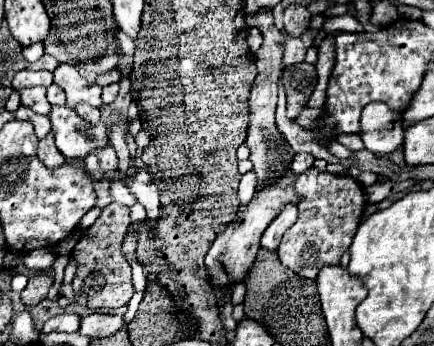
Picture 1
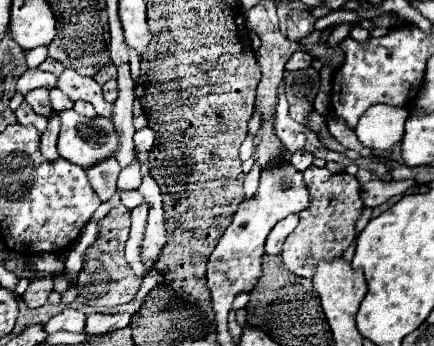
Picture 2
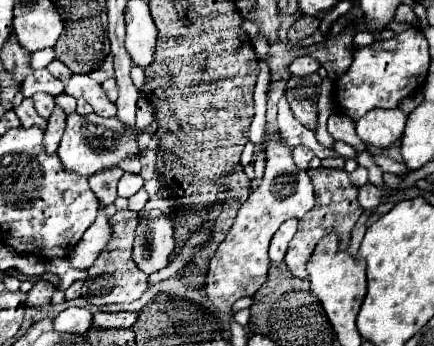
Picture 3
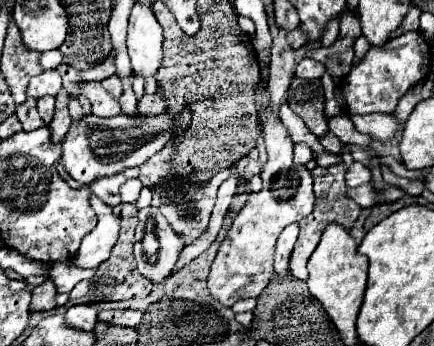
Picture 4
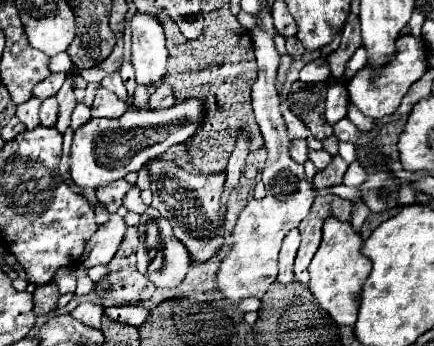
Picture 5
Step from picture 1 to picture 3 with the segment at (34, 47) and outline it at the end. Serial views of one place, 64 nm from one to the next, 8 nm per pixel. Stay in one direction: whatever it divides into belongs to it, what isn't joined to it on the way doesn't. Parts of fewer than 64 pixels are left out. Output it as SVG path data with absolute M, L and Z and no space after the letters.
M44 48L44 50L36 50L32 52L32 68L44 68L48 62L52 62L54 58L54 50L52 48Z

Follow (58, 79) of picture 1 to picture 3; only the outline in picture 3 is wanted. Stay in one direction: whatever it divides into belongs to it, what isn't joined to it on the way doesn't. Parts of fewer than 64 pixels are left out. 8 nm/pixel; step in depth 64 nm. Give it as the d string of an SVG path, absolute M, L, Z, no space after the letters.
M72 74L64 84L64 92L74 98L84 98L98 116L116 116L116 106L108 100L102 86L88 74Z

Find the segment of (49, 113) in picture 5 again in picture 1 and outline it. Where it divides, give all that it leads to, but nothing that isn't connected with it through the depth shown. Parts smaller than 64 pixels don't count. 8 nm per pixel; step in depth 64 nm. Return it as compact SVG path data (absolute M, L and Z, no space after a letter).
M32 86L32 88L22 88L18 90L22 106L32 108L38 114L48 114L50 112L50 102L46 100L46 88L44 86Z

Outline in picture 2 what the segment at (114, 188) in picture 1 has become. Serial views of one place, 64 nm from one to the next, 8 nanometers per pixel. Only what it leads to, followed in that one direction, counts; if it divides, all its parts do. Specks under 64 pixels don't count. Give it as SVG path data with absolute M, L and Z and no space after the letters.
M118 190L118 194L120 194L122 204L124 204L126 208L130 208L130 210L142 204L142 198L140 198L138 190L130 190L130 192L126 192L126 190Z

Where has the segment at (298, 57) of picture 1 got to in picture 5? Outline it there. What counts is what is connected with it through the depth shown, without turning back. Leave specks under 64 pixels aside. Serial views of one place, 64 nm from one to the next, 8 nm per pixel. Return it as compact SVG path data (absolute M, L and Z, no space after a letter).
M316 58L312 62L308 62L302 70L300 70L300 80L302 82L324 82L330 78L330 68L326 64L326 60Z

